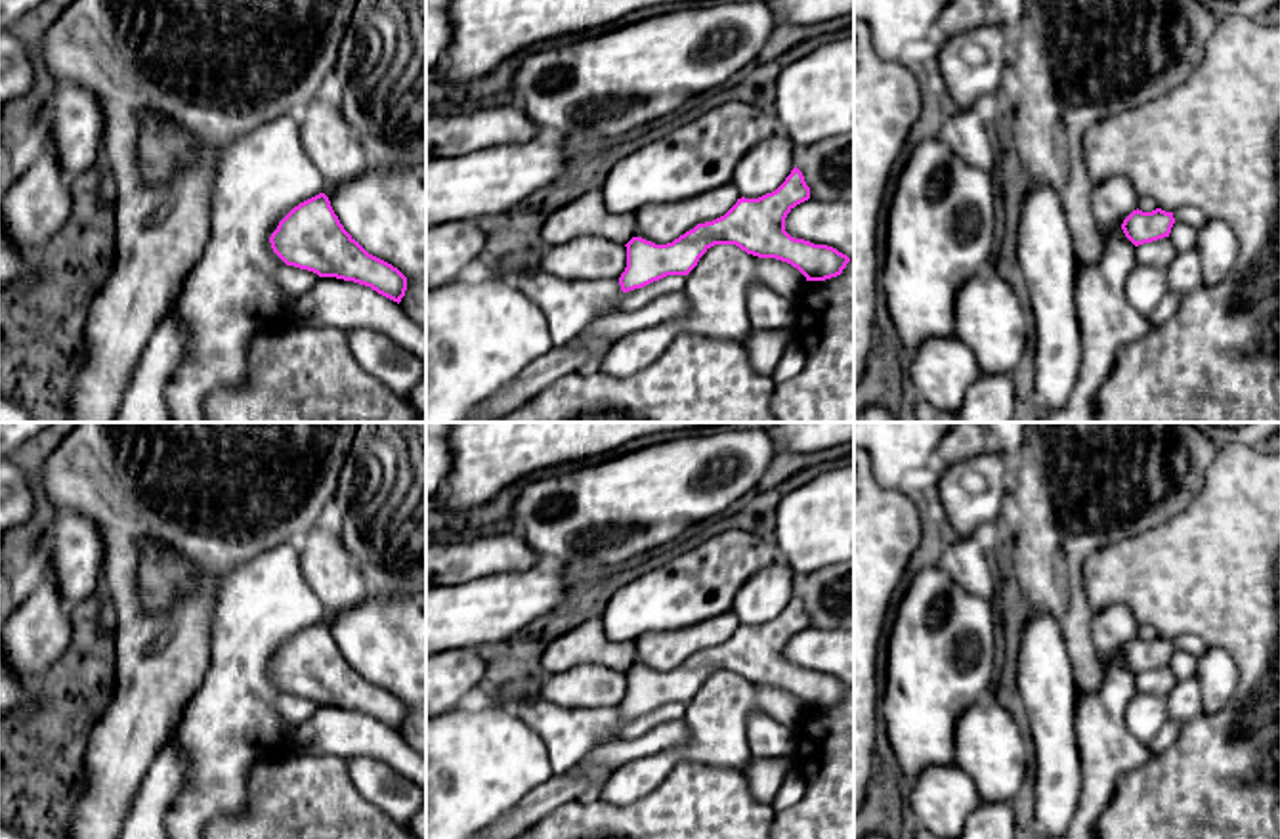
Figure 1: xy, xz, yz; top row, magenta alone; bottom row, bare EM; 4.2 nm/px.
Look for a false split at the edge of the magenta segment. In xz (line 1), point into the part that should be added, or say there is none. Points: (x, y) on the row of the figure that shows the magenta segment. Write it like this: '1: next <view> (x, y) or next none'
1: next xz (587, 215)

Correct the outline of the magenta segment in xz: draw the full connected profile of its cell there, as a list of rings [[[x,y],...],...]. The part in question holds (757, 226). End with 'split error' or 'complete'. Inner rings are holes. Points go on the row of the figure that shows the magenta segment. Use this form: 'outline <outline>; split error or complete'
outline [[[795,166],[776,191],[758,199],[741,197],[724,216],[713,222],[697,224],[693,229],[686,231],[672,243],[655,245],[634,235],[634,214],[609,212],[604,204],[604,191],[590,189],[546,218],[543,224],[543,243],[544,247],[560,247],[573,239],[592,235],[625,245],[627,268],[619,277],[623,292],[642,289],[667,275],[688,275],[697,266],[699,258],[715,245],[736,245],[747,254],[758,258],[776,258],[791,264],[806,277],[806,281],[825,281],[841,275],[850,258],[833,247],[795,239],[785,231],[787,214],[808,199],[810,187],[806,185],[802,172]]]; split error

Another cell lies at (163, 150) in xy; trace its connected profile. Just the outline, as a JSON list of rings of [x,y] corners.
[[[143,113],[139,117],[138,161],[145,183],[166,183],[197,161],[201,149],[193,134],[178,128],[168,117]]]

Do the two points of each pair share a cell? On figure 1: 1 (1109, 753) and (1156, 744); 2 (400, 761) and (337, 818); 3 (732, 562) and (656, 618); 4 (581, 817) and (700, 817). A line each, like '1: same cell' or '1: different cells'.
1: different cells
2: different cells
3: same cell
4: same cell

